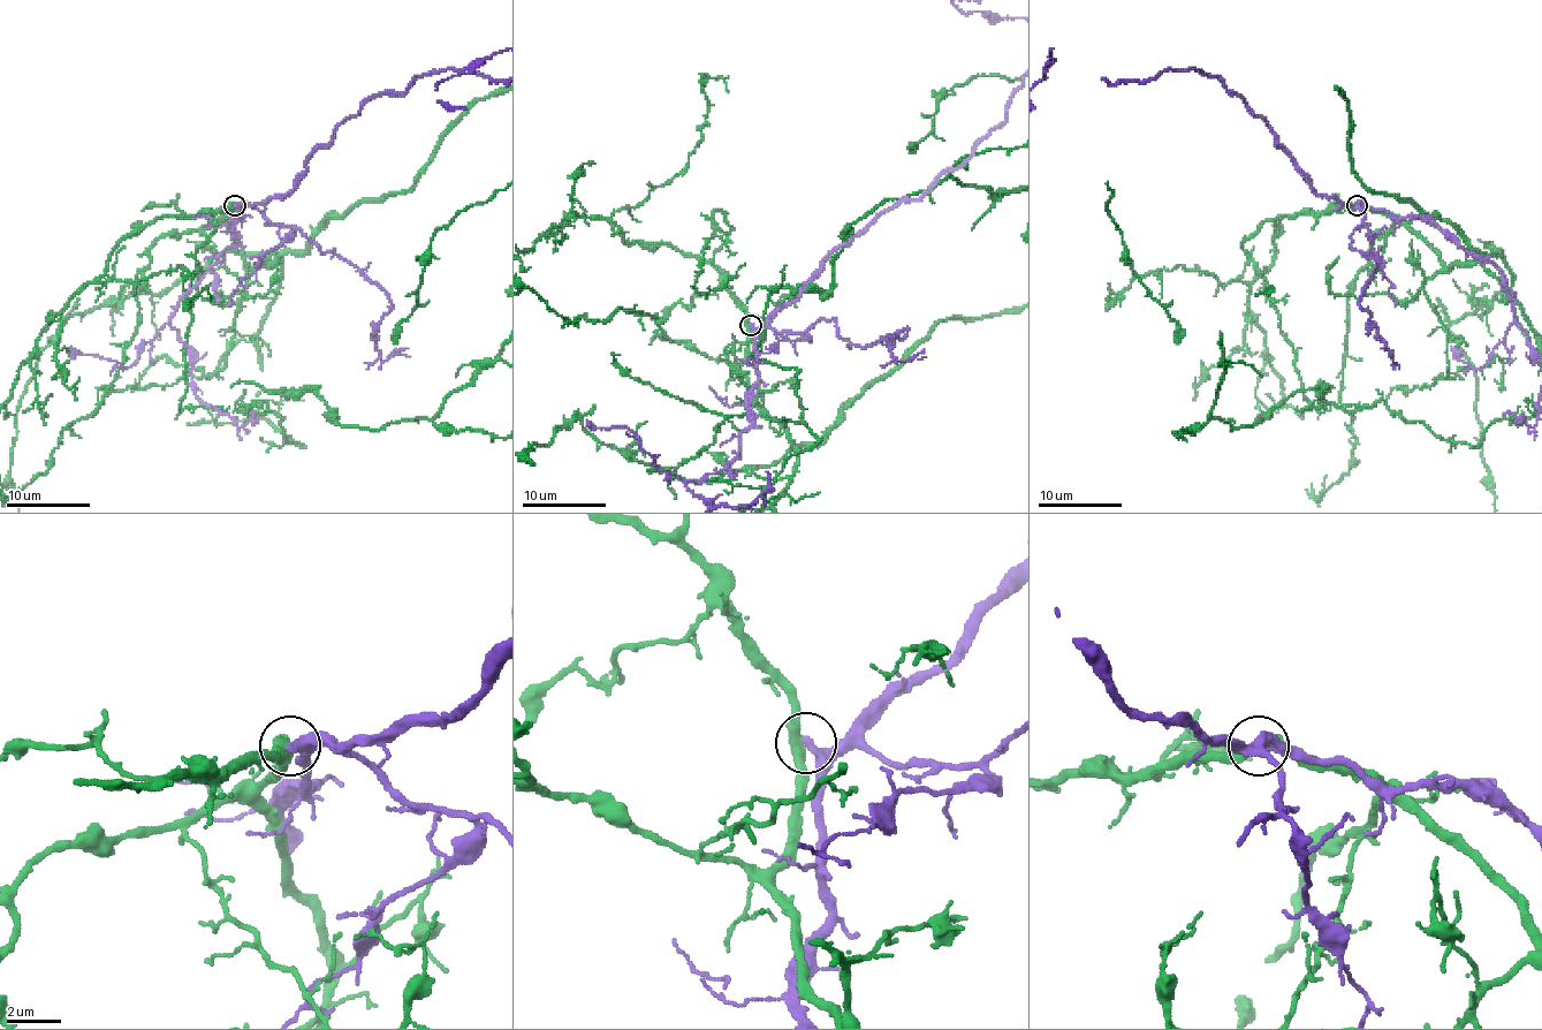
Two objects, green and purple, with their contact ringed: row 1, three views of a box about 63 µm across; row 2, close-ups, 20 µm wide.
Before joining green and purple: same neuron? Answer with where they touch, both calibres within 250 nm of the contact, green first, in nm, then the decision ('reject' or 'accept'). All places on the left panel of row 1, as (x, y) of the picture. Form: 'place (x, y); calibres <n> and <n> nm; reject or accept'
place (235, 205); calibres 400 and 280 nm; reject

